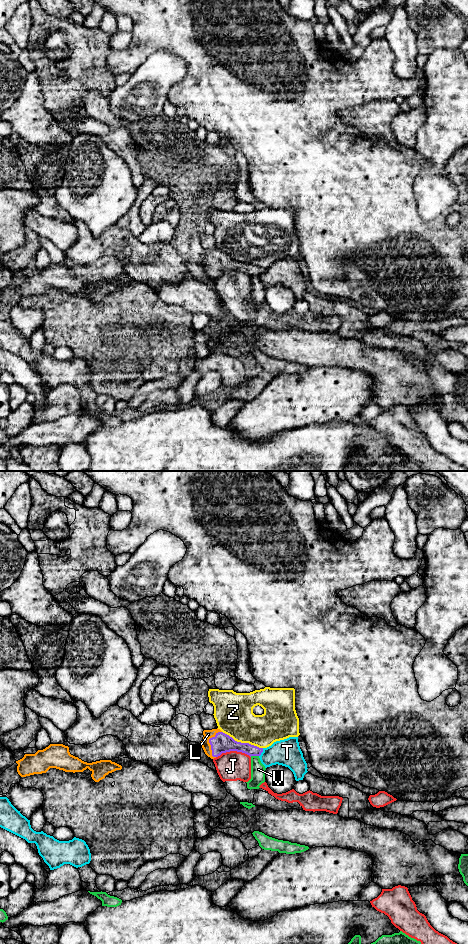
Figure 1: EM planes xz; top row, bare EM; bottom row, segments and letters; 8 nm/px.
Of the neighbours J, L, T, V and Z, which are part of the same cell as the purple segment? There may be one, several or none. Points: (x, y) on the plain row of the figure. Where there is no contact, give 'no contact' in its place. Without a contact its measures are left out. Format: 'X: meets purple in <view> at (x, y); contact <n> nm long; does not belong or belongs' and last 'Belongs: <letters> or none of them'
J: meets purple in xz at (233, 270); contact 280 nm long; does not belong
L: meets purple in xz at (209, 262); contact 220 nm long; belongs
T: meets purple in xz at (262, 271); contact 80 nm long; does not belong
V: meets purple in xz at (254, 275); contact 70 nm long; does not belong
Z: meets purple in xz at (242, 263); contact 360 nm long; does not belong
Belongs: L

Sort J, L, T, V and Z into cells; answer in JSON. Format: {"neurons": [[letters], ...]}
{"neurons": [["J"], ["L"], ["T"], ["V"], ["Z"]]}

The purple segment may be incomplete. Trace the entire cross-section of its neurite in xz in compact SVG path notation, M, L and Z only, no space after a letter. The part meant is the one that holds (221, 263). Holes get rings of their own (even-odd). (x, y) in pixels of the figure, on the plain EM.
M220 249L204 250L203 260L200 265L202 266L205 274L214 279L222 273L237 271L251 276L260 276L263 268L251 265L249 263L241 263L235 261L229 255L223 253Z

